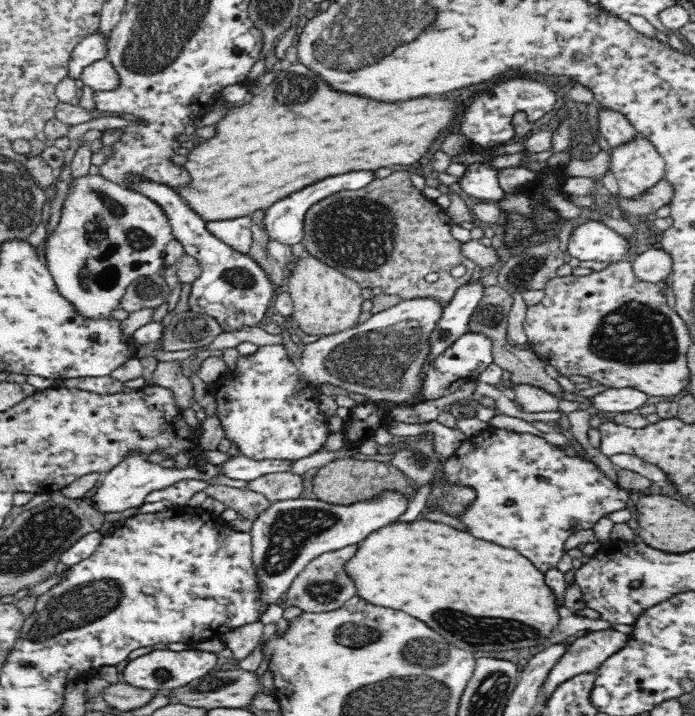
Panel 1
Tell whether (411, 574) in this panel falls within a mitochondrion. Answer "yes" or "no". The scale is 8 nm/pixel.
no

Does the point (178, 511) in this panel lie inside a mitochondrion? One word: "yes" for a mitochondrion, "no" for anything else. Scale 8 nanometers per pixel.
no

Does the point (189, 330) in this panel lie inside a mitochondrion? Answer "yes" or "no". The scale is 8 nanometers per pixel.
yes

